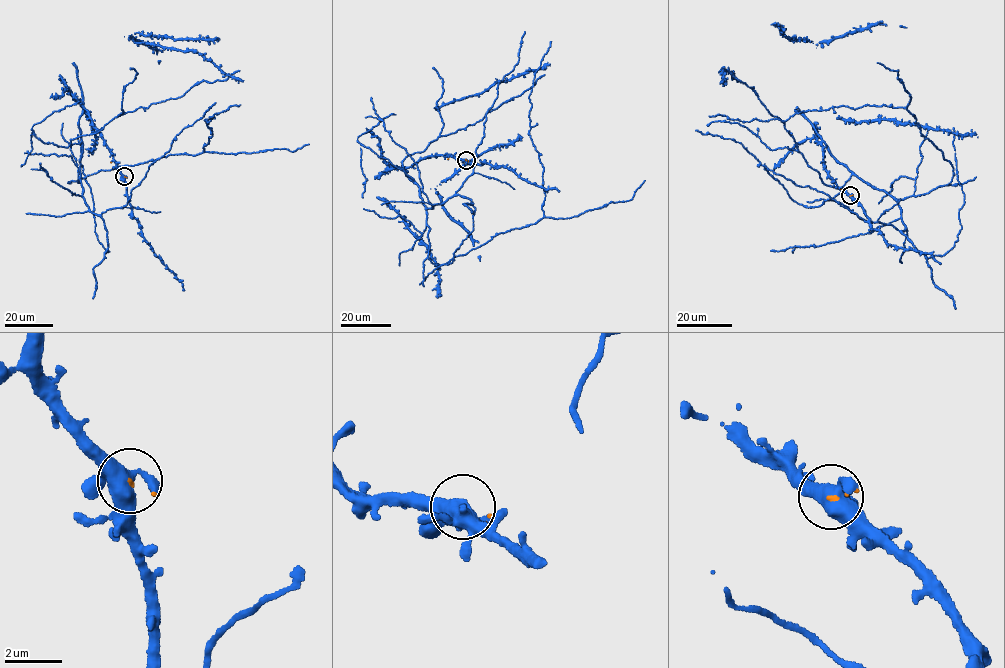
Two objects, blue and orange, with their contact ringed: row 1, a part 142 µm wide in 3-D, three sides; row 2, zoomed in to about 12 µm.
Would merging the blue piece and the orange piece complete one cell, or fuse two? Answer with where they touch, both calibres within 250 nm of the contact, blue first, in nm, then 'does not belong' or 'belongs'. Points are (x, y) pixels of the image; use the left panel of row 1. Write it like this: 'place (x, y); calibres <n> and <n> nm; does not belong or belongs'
place (124, 176); calibres 480 and 60 nm; belongs

